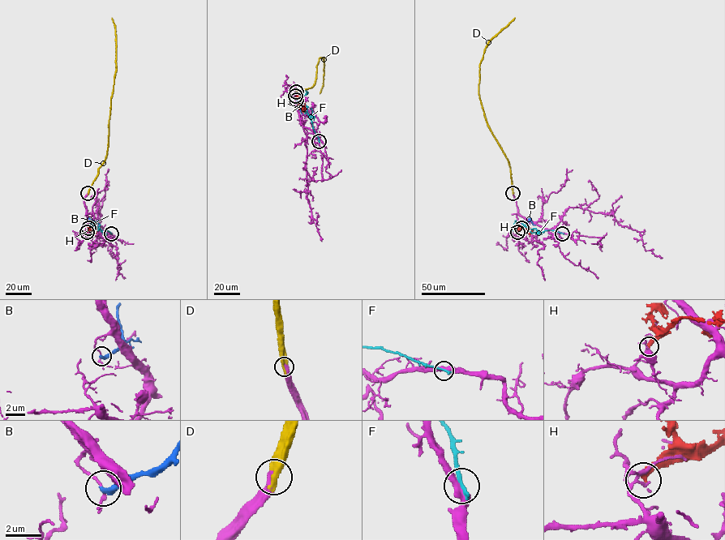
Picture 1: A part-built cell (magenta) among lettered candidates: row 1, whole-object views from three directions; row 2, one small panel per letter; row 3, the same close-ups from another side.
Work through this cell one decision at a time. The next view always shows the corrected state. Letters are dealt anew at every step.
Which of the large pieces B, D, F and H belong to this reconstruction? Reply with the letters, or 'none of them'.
D

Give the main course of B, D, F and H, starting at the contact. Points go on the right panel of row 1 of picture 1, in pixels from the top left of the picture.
B: (521, 228), (529, 220), (535, 225)
D: (512, 193), (509, 164), (486, 122), (478, 89), (479, 64), (484, 49), (515, 17)
F: (562, 233), (529, 229), (517, 220), (512, 231)
H: (517, 232), (521, 228), (530, 229), (531, 230), (528, 233)

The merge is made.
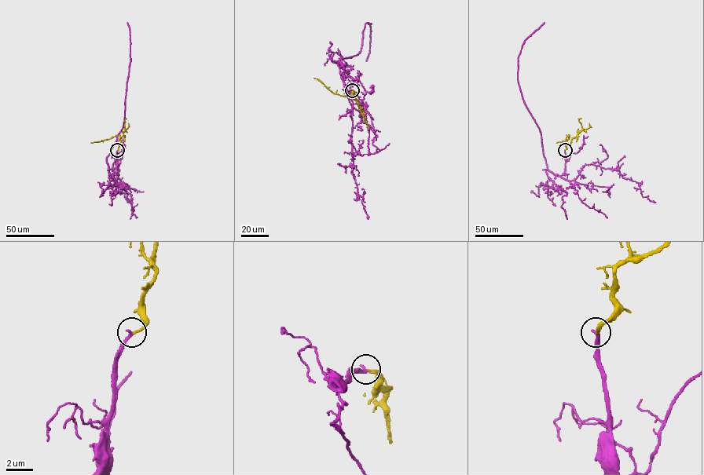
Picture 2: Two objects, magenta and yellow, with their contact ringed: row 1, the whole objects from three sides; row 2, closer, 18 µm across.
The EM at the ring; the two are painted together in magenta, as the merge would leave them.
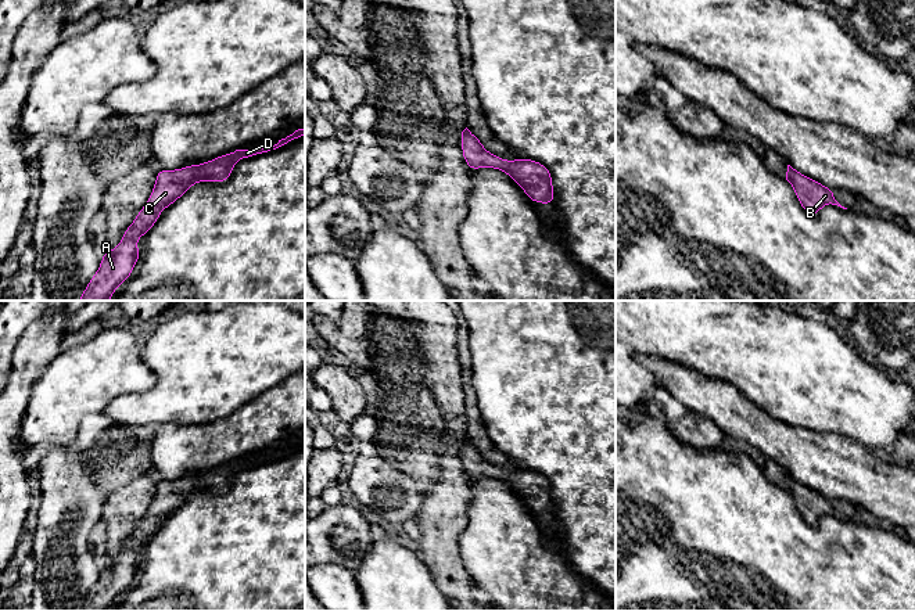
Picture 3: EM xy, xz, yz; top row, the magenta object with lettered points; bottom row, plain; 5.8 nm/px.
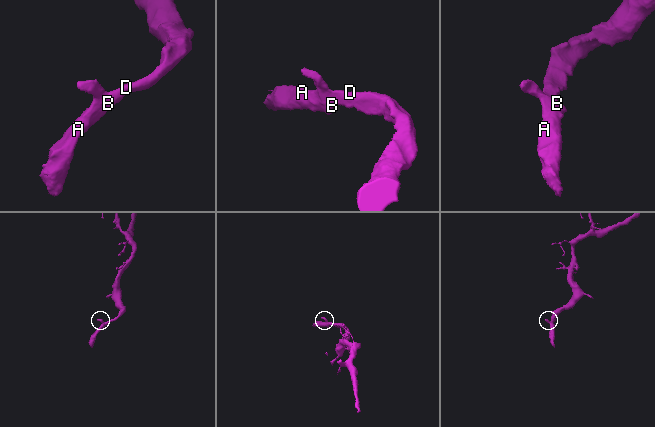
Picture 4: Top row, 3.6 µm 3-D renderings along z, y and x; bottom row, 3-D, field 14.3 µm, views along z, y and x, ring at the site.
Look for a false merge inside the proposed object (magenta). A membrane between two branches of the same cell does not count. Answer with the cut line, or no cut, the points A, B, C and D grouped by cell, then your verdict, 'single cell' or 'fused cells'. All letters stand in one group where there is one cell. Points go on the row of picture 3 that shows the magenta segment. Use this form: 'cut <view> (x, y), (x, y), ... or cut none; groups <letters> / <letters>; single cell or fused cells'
cut none; groups A B C D; single cell

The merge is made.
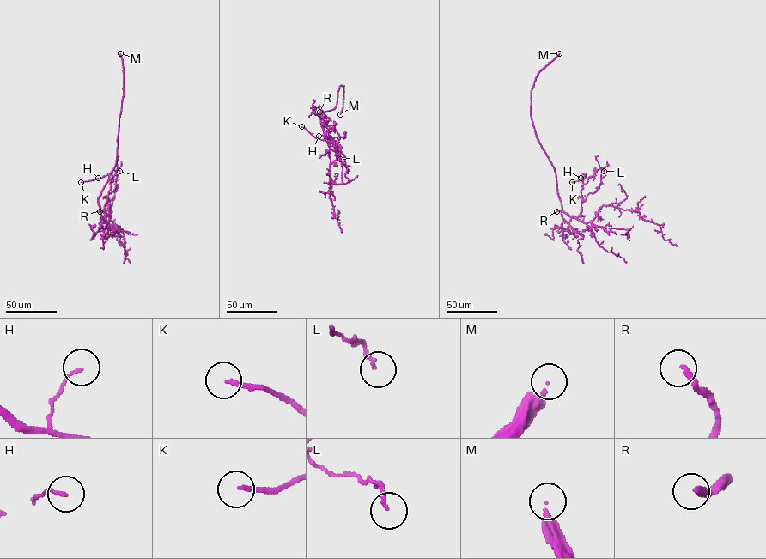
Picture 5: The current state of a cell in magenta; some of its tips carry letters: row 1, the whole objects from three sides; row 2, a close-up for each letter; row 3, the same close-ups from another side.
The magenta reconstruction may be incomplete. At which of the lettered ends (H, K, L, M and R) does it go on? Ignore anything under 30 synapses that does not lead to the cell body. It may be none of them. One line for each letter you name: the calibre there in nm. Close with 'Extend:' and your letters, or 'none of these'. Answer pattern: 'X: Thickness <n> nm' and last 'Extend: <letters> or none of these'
M: Thickness 180 nm
R: Thickness 280 nm
Extend: M, R

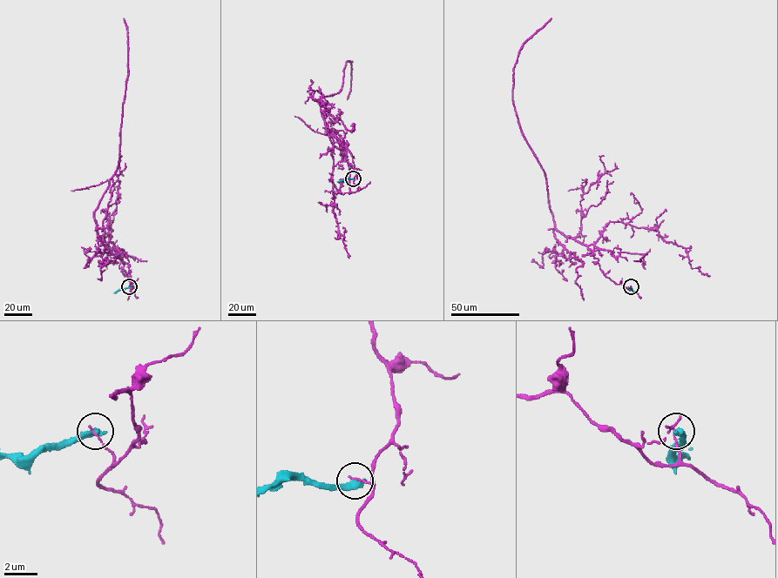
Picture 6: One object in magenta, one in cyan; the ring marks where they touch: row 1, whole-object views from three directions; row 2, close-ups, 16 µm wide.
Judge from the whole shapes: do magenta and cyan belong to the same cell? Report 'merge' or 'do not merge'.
do not merge

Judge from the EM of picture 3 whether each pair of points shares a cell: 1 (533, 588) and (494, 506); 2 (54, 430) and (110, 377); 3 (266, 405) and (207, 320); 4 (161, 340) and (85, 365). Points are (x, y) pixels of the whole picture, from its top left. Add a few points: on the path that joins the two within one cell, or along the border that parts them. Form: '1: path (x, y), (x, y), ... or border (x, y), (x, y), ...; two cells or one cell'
1: path (515, 567), (501, 547), (501, 527); one cell
2: path (68, 416), (96, 388); one cell
3: border (287, 377), (241, 405), (233, 413); two cells
4: border (142, 335), (142, 360), (155, 376); two cells

